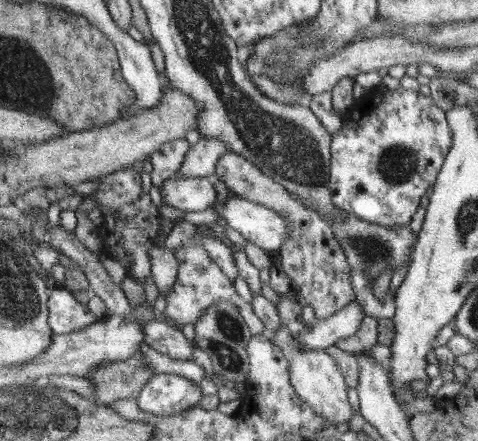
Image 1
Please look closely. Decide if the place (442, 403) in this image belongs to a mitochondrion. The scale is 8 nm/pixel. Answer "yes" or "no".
no

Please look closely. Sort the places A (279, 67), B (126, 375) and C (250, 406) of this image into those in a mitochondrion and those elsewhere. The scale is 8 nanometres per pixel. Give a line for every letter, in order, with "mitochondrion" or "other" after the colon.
A: mitochondrion
B: mitochondrion
C: other

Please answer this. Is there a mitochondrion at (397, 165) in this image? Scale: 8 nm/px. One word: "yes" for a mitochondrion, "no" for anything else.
yes

